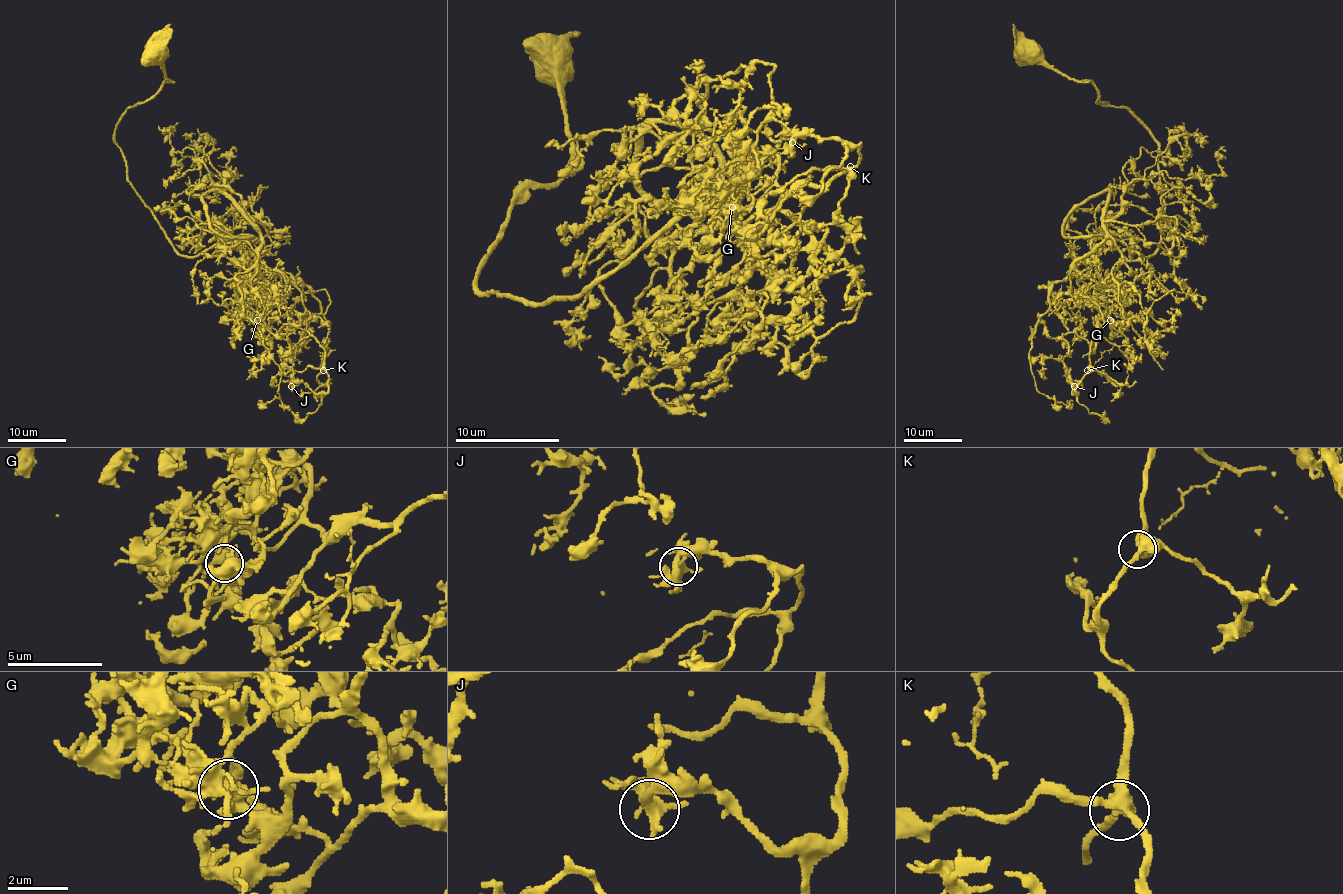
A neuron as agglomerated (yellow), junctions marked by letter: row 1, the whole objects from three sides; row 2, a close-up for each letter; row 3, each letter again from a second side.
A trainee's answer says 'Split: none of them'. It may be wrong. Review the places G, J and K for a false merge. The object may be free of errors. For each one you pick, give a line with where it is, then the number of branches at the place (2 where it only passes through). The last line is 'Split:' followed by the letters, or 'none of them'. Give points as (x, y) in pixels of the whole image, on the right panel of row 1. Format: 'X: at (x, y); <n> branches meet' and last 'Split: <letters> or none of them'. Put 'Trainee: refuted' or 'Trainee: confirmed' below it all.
G: at (1110, 320); 4 branches meet
Split: G
Trainee: refuted

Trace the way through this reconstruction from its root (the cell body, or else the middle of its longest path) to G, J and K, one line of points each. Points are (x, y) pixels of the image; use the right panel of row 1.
G: (1023, 51), (1087, 80), (1157, 144), (1160, 246), (1150, 256), (1114, 239), (1095, 249), (1098, 309), (1111, 320)
J: (1023, 51), (1087, 80), (1157, 144), (1162, 243), (1150, 256), (1114, 239), (1095, 249), (1106, 309), (1074, 386)
K: (1023, 51), (1087, 80), (1157, 144), (1162, 243), (1150, 256), (1114, 239), (1095, 249), (1106, 309), (1087, 370)

